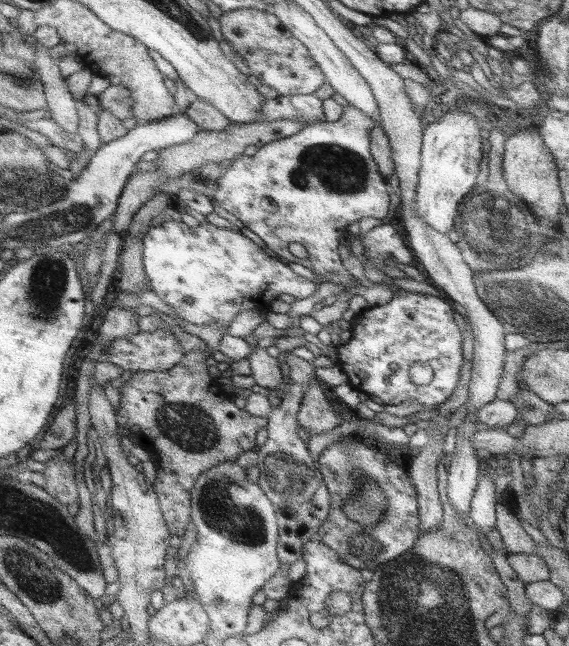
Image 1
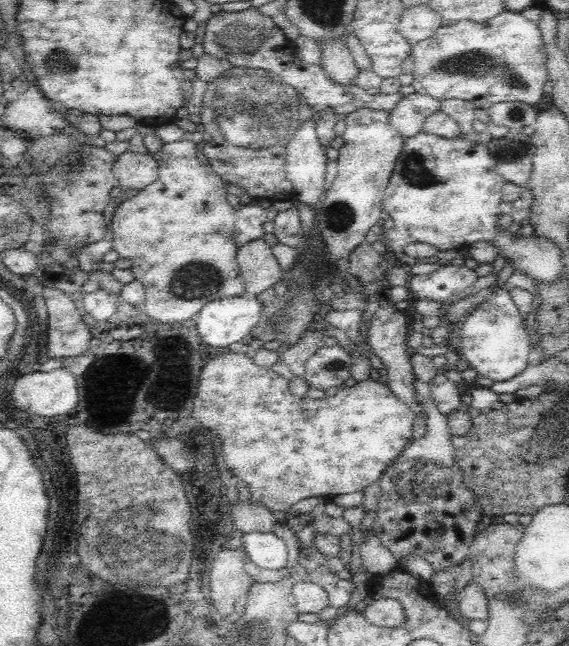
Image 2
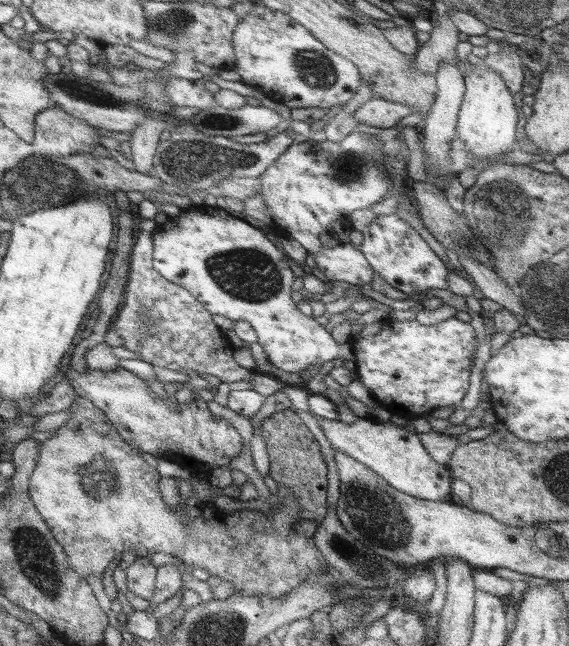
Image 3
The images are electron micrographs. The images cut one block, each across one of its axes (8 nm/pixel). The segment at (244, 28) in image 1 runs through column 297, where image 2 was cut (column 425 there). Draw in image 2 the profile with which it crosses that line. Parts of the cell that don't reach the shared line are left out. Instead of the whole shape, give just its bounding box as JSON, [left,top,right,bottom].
[412,11,547,108]

